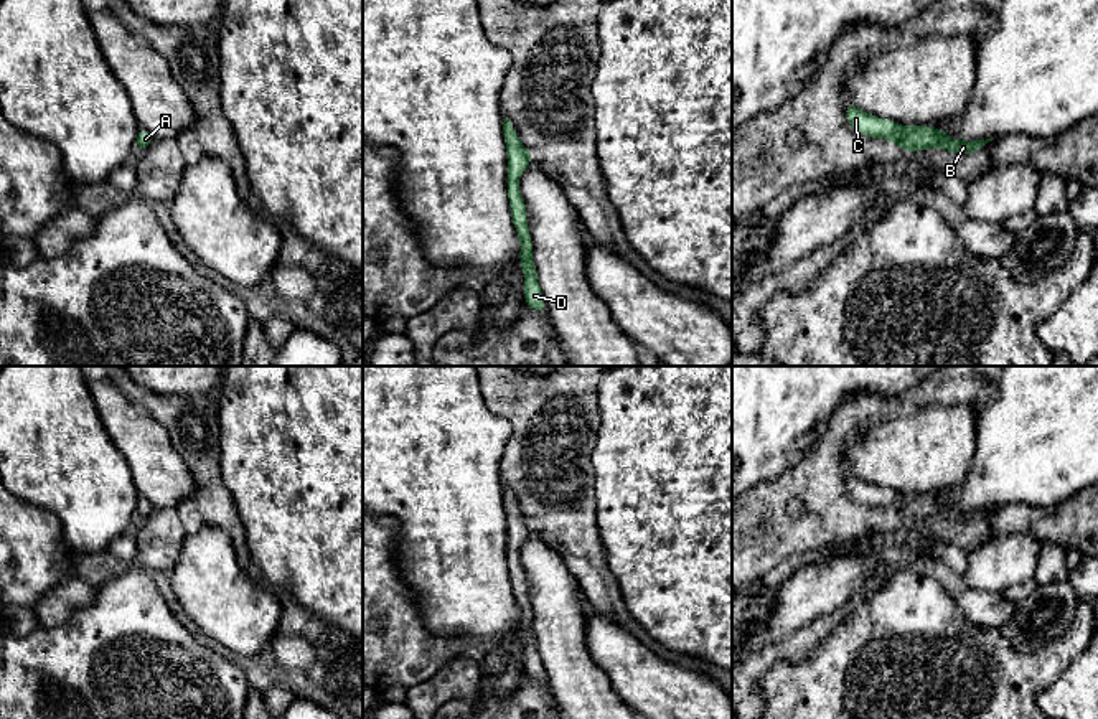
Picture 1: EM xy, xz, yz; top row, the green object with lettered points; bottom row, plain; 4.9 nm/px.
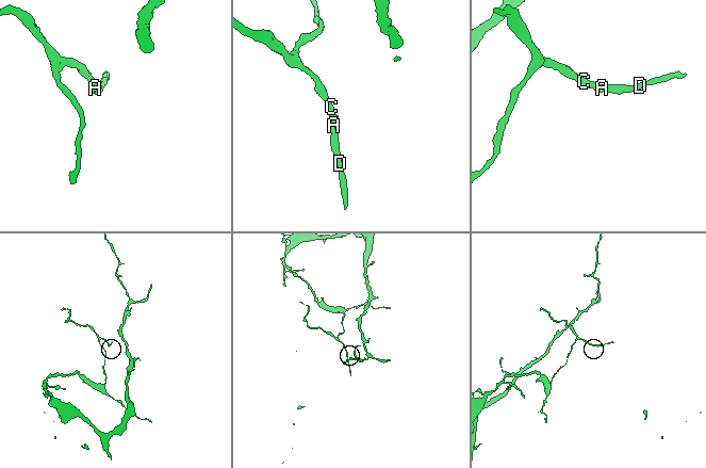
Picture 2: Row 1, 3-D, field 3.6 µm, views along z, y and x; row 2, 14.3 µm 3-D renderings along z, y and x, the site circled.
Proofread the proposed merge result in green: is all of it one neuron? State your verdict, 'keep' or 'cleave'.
keep

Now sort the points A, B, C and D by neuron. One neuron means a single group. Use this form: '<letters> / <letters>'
A B C D

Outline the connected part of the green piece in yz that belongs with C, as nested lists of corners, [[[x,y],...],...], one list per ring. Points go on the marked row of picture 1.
[[[847,102],[844,106],[844,114],[847,117],[849,127],[854,132],[857,132],[861,135],[866,135],[866,137],[870,137],[870,139],[890,140],[890,142],[897,143],[902,148],[902,152],[907,152],[907,153],[913,153],[917,150],[945,148],[945,150],[948,150],[950,153],[955,153],[955,155],[968,155],[968,153],[973,153],[978,148],[981,148],[984,143],[994,140],[994,139],[973,140],[973,142],[969,142],[969,140],[968,142],[966,140],[953,140],[938,127],[928,127],[928,125],[917,125],[917,127],[899,125],[899,124],[895,124],[890,119],[882,119],[882,117],[872,115],[872,114],[859,109],[857,106],[854,106],[851,102]]]

